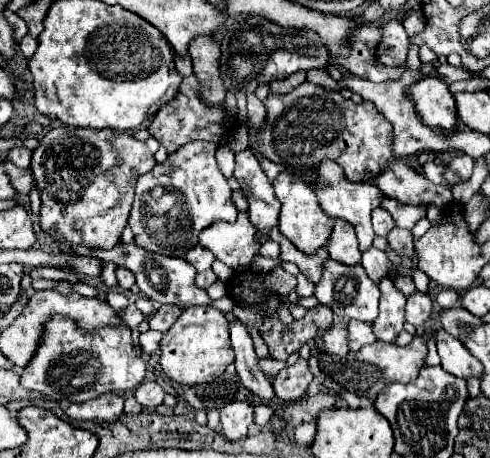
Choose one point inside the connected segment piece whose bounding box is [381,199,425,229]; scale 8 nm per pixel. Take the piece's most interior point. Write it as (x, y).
(405, 216)

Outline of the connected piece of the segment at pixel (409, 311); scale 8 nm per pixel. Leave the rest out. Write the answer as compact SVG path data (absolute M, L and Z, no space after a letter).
M415 291L411 297L407 297L407 307L405 307L407 323L421 327L429 321L429 317L431 317L431 297L429 297L429 293Z

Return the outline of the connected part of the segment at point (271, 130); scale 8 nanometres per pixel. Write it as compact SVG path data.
M305 81L289 93L269 93L263 103L269 119L259 151L275 163L315 167L323 159L331 159L345 169L349 181L373 181L393 157L393 125L371 101L355 105L351 99L343 99L339 91L329 93Z

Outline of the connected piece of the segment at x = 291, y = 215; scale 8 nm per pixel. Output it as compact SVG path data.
M281 171L275 181L275 195L281 201L281 215L279 215L279 231L303 253L313 255L319 247L323 247L333 231L333 219L321 213L319 201L315 199L315 193L311 191L309 183L291 171Z

